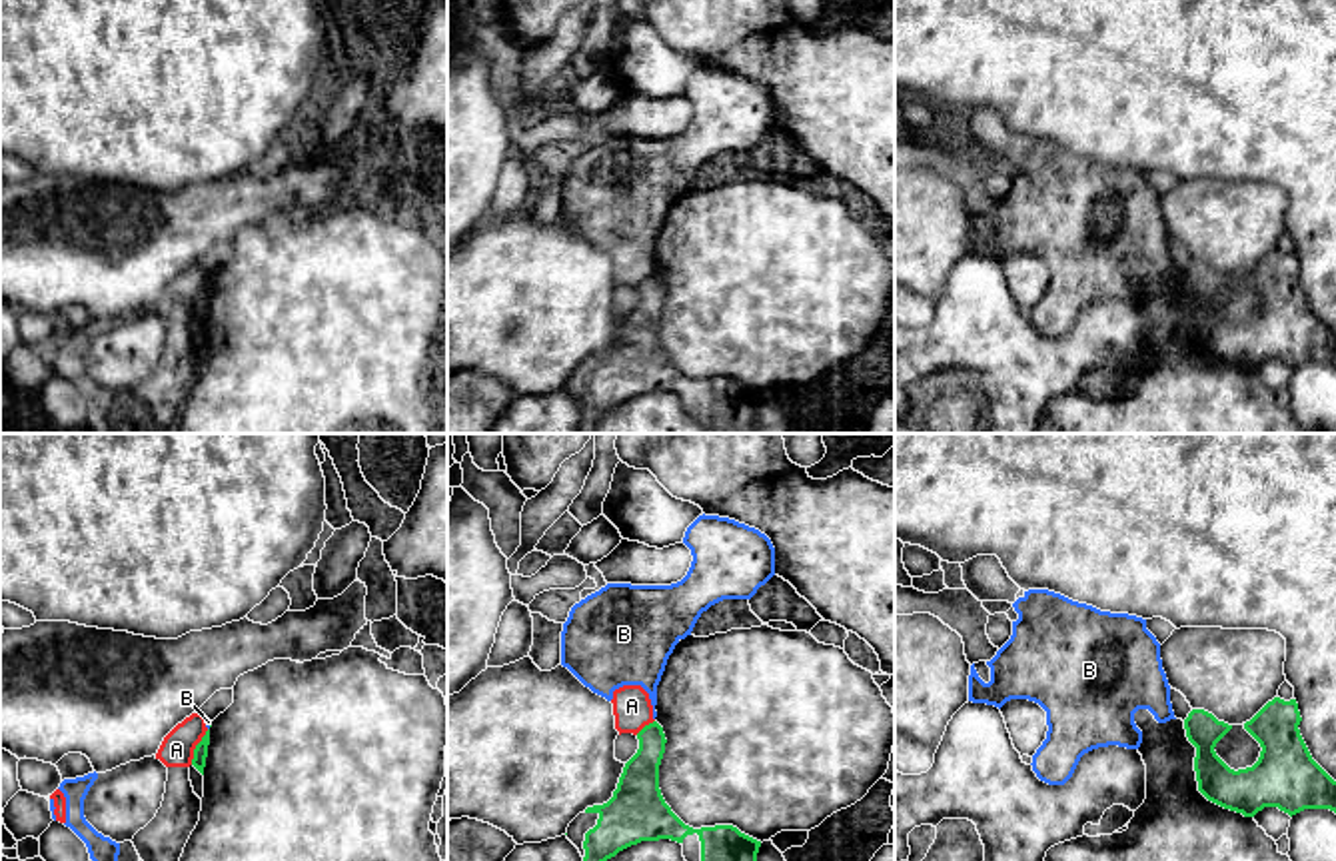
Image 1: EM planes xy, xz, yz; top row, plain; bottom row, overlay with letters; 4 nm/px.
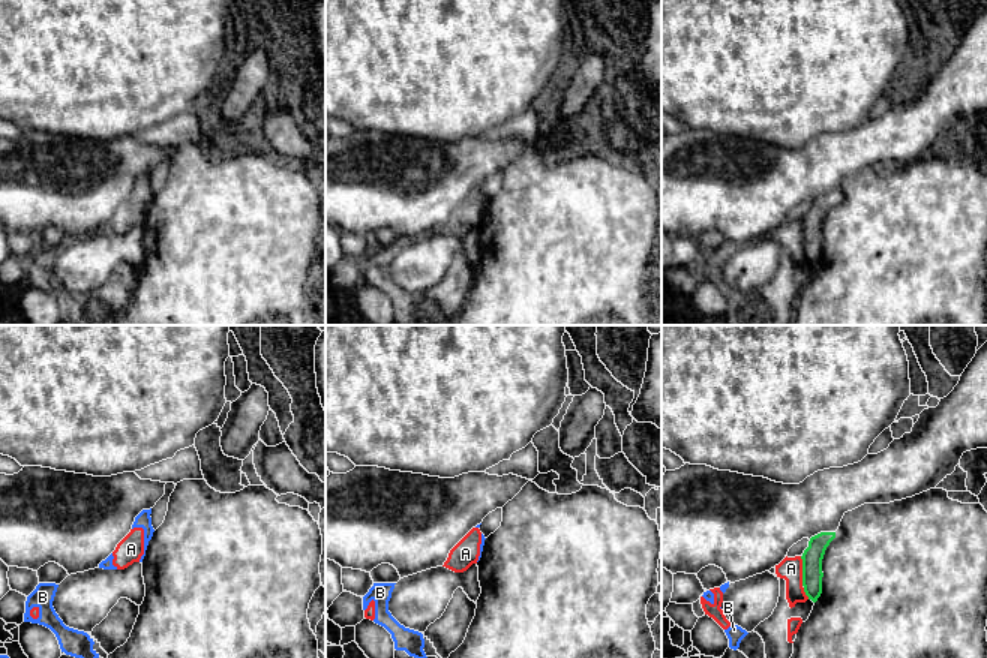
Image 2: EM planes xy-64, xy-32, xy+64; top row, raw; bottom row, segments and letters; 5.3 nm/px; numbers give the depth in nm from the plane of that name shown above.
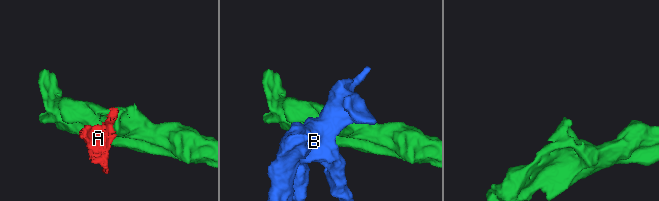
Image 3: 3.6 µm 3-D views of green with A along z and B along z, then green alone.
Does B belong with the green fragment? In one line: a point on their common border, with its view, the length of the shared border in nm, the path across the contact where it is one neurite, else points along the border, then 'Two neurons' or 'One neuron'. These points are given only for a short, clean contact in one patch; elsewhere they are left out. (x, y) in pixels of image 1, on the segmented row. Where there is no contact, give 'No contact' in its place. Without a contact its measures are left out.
Touches green at xy (210, 726). Shared border 40 nm. Boundary: xy (210, 722), (208, 730). Two neurons

